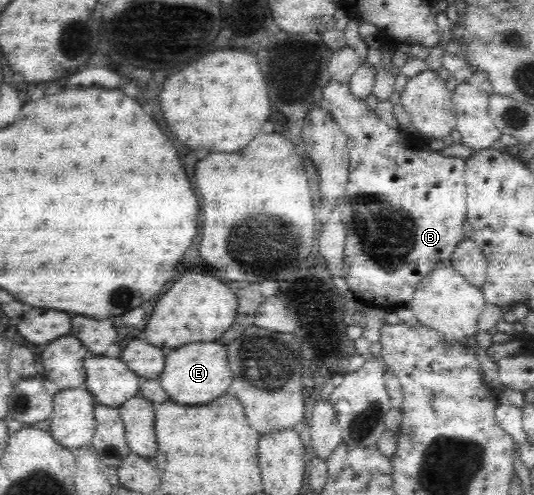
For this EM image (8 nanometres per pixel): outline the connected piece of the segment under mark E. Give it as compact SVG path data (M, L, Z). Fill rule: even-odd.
M195 342L189 346L181 346L167 356L164 372L158 380L170 400L175 403L205 405L209 400L227 395L233 382L227 346L217 342Z

